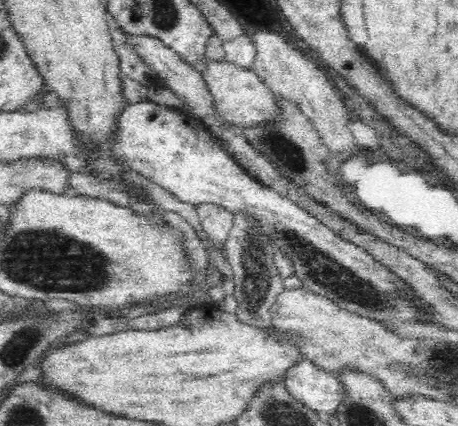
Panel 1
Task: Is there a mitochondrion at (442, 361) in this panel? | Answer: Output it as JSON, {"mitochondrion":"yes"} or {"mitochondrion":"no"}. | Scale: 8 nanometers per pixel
{"mitochondrion":"yes"}

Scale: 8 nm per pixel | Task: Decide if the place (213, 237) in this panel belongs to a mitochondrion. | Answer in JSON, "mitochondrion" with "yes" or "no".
{"mitochondrion":"no"}

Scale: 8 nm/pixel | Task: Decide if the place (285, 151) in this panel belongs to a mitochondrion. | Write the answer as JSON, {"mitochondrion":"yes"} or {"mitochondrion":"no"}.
{"mitochondrion":"yes"}

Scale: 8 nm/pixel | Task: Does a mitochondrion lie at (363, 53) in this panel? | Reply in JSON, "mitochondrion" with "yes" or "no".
{"mitochondrion":"no"}

